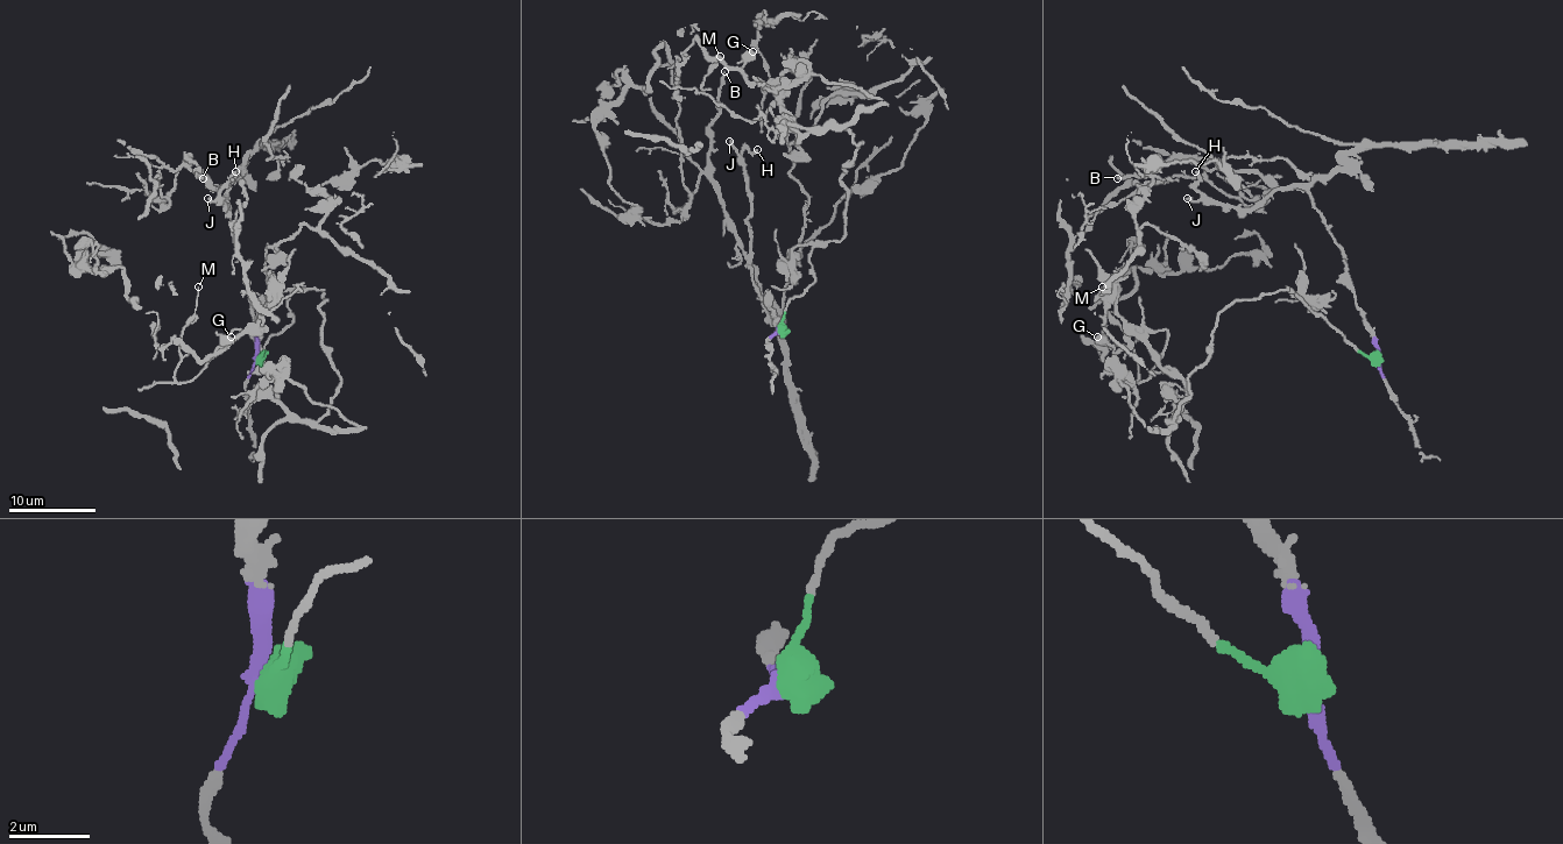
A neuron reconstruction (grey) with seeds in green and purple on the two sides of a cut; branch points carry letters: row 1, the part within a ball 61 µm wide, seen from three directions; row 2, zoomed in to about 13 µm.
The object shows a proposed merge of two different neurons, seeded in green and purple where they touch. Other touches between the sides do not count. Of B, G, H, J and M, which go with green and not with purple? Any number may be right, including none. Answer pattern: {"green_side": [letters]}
{"green_side": ["G", "M"]}

